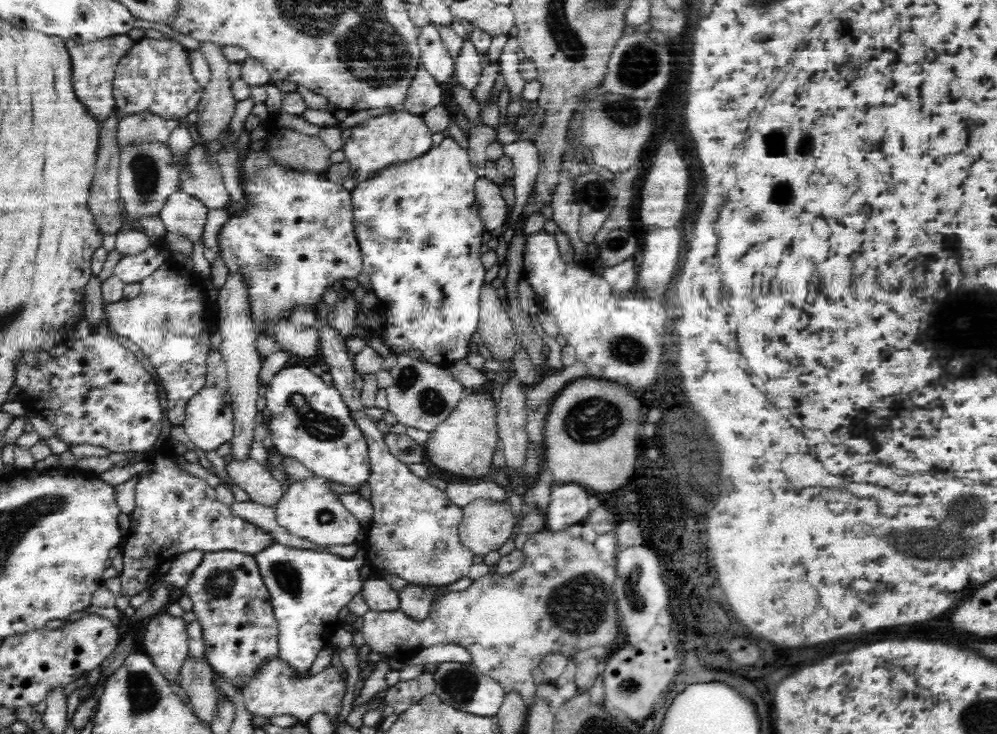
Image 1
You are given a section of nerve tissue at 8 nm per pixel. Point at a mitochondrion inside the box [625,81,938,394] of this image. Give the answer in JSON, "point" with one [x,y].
{"point":[775,144]}

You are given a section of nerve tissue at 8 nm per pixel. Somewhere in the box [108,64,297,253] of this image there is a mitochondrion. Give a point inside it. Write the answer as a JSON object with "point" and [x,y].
{"point":[143,166]}

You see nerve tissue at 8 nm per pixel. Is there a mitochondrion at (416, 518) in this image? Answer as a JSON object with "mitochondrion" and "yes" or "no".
{"mitochondrion":"no"}

